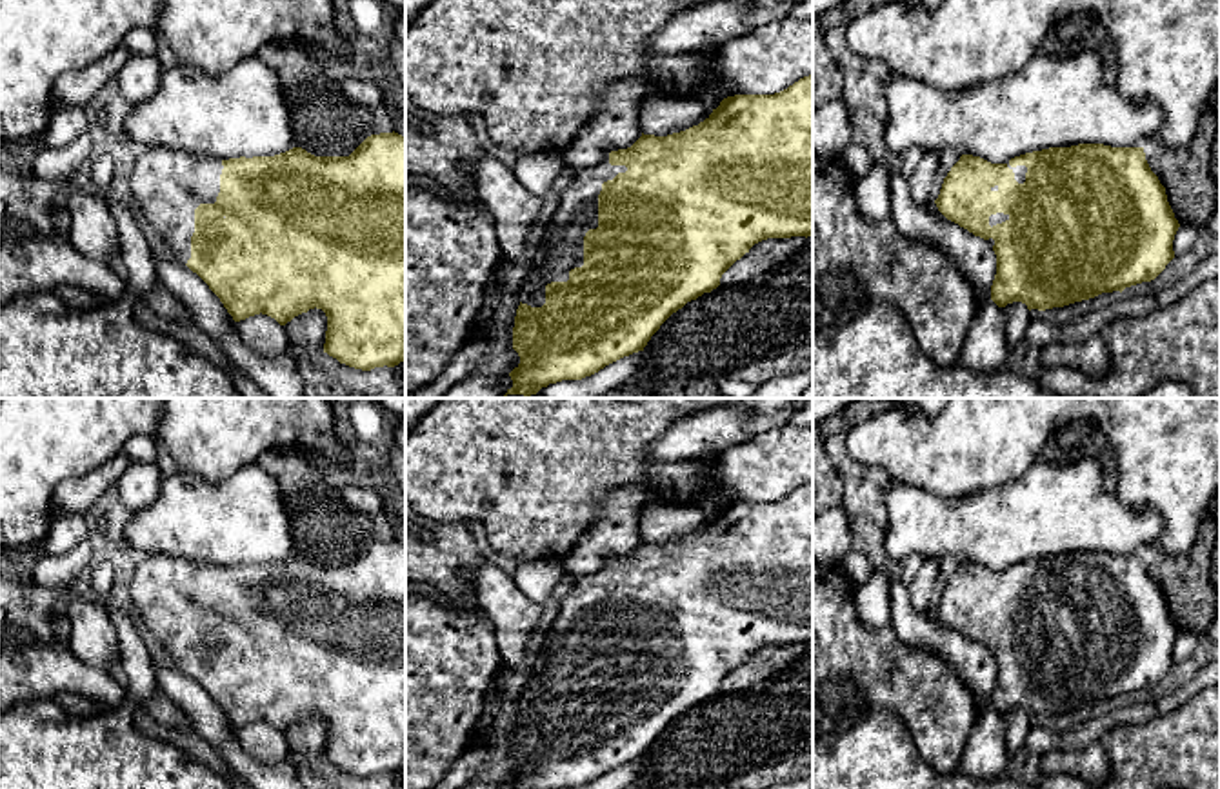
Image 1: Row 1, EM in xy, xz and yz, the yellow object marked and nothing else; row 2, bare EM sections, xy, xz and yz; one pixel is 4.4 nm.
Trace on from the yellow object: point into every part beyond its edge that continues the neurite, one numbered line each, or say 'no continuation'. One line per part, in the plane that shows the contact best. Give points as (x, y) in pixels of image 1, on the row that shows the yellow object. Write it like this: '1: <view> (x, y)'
1: xz (560, 249)

